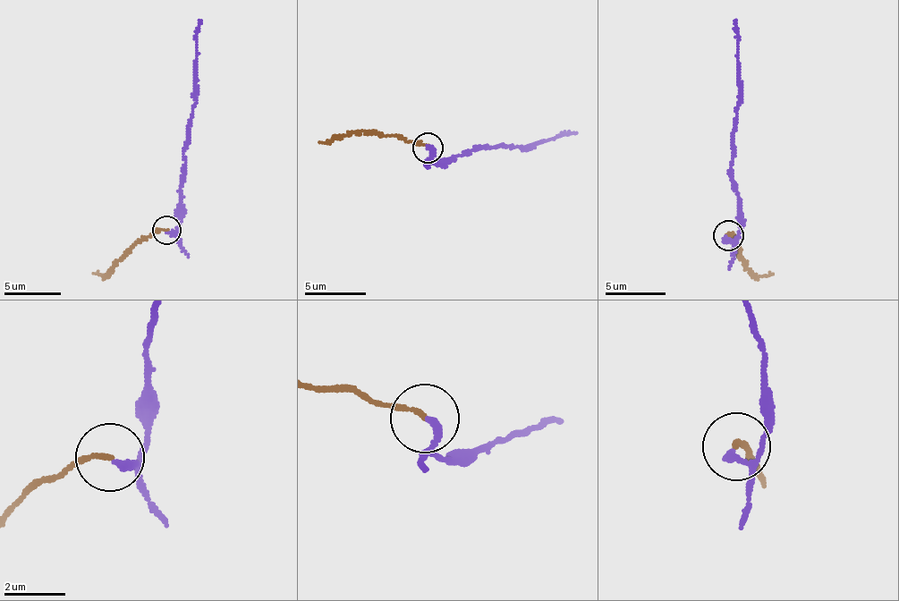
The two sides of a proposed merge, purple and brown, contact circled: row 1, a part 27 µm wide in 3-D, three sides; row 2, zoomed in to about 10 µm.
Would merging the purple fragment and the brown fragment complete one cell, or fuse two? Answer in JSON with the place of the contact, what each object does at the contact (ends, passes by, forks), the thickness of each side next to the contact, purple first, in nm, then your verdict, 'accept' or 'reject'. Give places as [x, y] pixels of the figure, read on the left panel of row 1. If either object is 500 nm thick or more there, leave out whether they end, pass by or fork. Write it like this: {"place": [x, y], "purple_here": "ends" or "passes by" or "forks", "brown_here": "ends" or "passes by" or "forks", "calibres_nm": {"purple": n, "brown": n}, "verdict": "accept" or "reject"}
{"place": [166, 230], "purple_here": "ends", "brown_here": "ends", "calibres_nm": {"purple": 240, "brown": 150}, "verdict": "reject"}

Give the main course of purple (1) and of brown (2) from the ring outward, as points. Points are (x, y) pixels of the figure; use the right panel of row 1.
1: (728, 238), (733, 240), (741, 229), (733, 153), (739, 63), (734, 21)
2: (728, 235), (734, 238), (748, 268), (758, 276), (773, 274)

